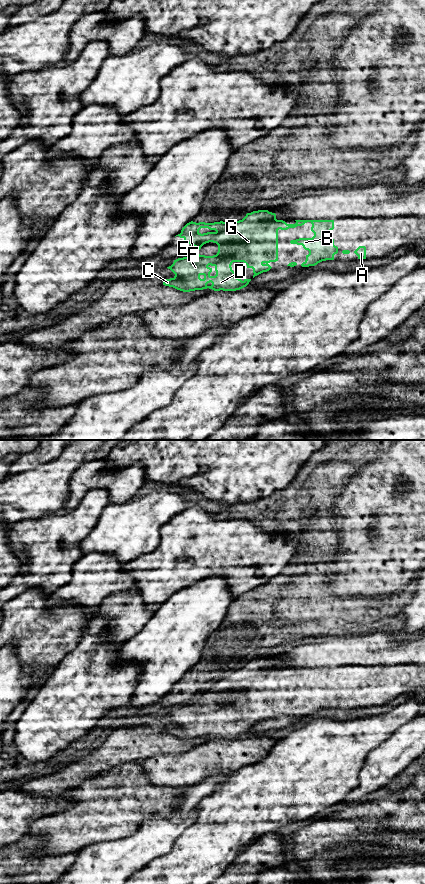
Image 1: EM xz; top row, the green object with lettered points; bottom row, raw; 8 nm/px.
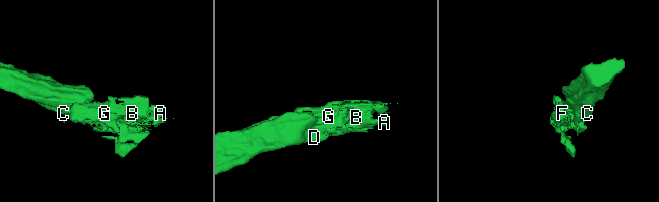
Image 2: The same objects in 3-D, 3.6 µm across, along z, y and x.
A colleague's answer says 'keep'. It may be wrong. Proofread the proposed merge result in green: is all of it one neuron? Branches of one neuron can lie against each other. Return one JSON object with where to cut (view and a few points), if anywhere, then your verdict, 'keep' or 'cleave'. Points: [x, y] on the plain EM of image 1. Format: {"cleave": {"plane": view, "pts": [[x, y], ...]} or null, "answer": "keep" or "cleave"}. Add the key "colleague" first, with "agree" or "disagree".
{"colleague": "agree", "cleave": null, "answer": "keep"}

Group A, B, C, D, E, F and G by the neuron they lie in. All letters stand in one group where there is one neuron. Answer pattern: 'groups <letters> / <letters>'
groups A B C D E F G

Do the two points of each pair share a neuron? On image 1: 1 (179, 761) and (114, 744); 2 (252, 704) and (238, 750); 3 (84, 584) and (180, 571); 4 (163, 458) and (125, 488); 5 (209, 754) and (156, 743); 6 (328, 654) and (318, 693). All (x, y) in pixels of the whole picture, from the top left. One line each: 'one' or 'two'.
1: two
2: two
3: two
4: two
5: two
6: two

